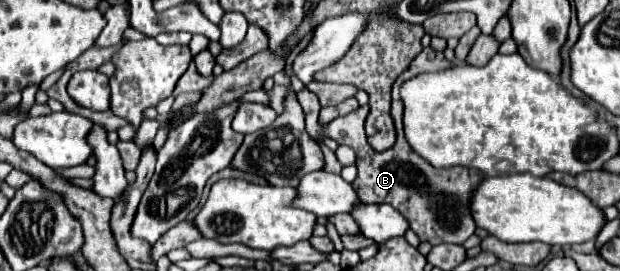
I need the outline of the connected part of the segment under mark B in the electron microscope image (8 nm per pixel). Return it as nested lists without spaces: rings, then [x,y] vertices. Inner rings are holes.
[[[422,48],[422,52],[412,60],[410,68],[406,72],[402,72],[396,82],[392,84],[392,120],[396,124],[396,144],[390,150],[384,152],[376,152],[368,140],[366,140],[366,132],[364,132],[364,120],[368,114],[368,106],[362,106],[350,114],[346,114],[346,118],[336,118],[330,124],[320,124],[318,122],[318,97],[314,92],[310,92],[306,86],[298,92],[298,100],[300,106],[304,108],[304,116],[306,116],[306,132],[310,134],[310,138],[332,138],[338,144],[346,144],[356,152],[356,168],[358,168],[358,176],[352,182],[352,188],[356,190],[358,198],[366,204],[374,204],[374,202],[386,202],[394,208],[456,208],[456,210],[470,210],[470,202],[472,202],[472,194],[474,188],[484,180],[484,174],[478,170],[466,170],[466,168],[448,168],[448,170],[438,170],[434,166],[430,166],[426,160],[422,160],[414,150],[408,148],[404,132],[402,132],[402,100],[400,100],[400,86],[404,80],[420,74],[420,72],[436,72],[442,68],[452,66],[452,62],[448,62],[444,58],[442,52],[428,48]]]

